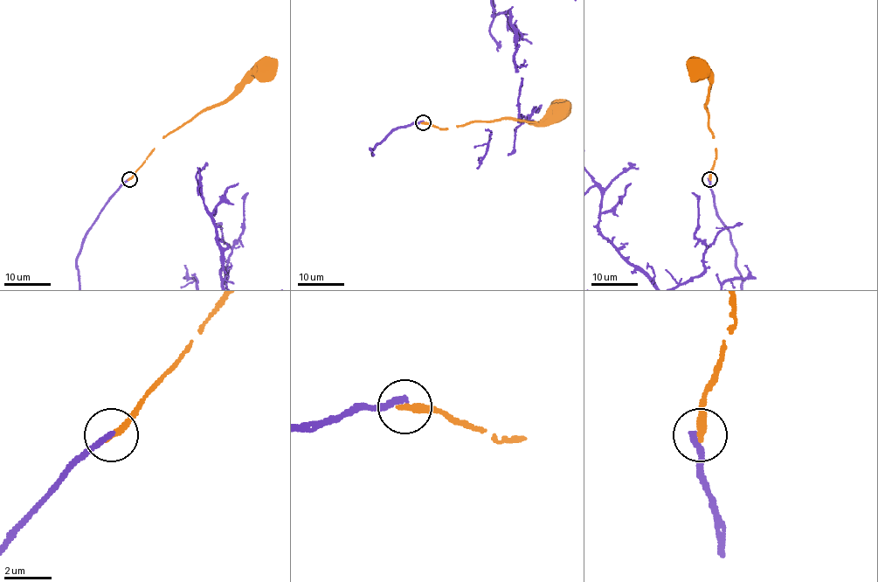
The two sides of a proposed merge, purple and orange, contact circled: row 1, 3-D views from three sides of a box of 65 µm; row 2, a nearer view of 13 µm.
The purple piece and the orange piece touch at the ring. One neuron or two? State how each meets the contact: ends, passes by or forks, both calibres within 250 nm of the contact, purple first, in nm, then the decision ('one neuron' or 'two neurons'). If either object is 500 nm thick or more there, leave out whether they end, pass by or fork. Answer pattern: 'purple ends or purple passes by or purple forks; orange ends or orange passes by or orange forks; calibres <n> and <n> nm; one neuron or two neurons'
purple ends; orange ends; calibres 280 and 280 nm; two neurons

